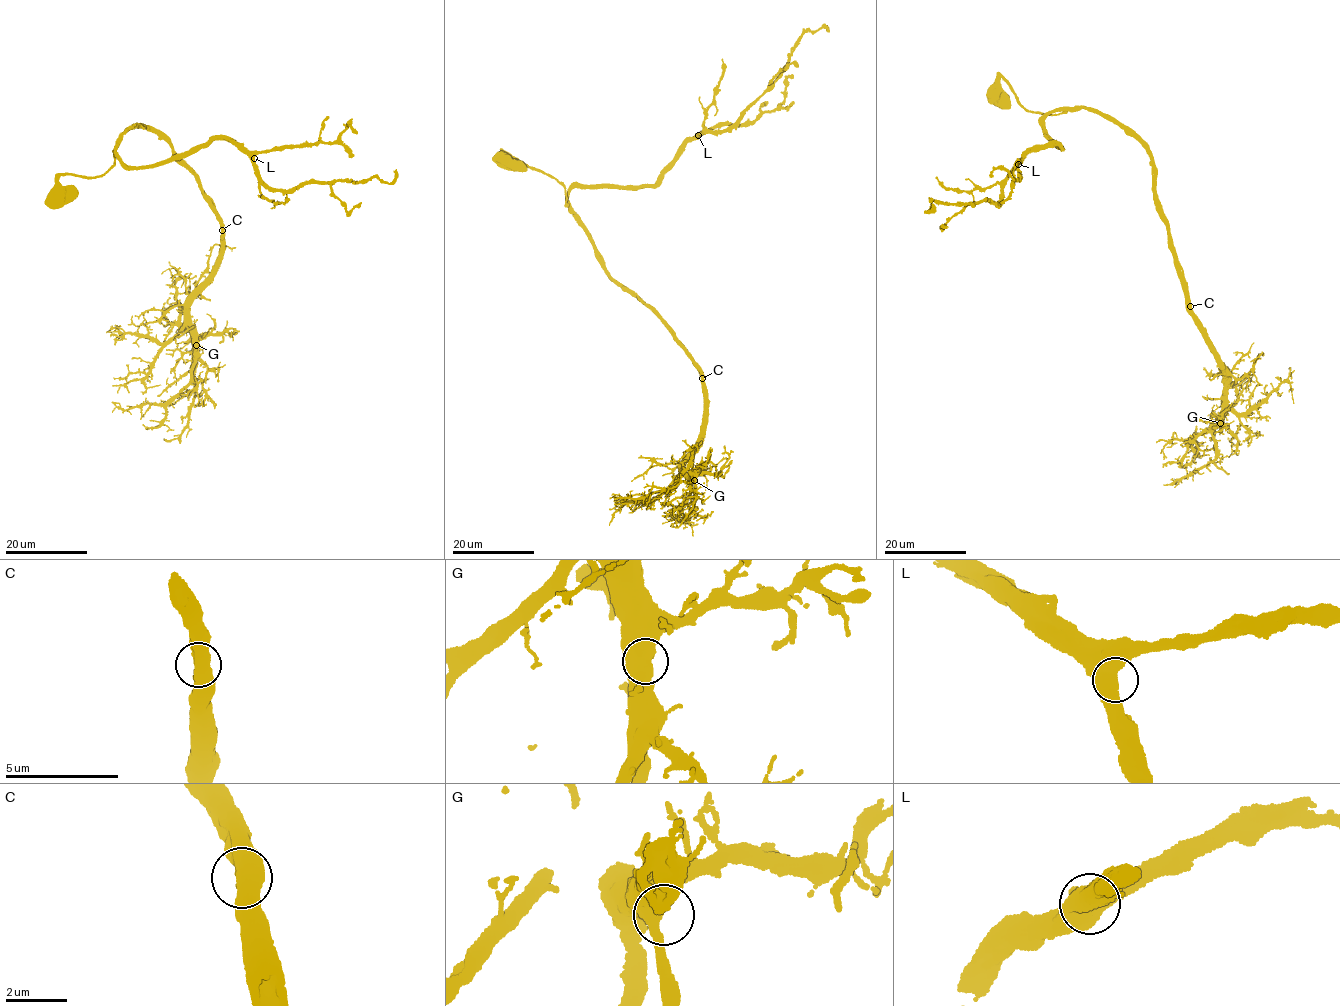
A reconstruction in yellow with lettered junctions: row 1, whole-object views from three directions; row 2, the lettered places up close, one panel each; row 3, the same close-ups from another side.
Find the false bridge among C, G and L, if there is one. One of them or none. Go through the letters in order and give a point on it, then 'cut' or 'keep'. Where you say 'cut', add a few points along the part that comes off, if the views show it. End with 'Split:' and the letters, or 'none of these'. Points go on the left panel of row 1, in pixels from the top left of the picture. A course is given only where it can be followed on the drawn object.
C: at (222, 230); keep
G: at (196, 345); keep
L: at (254, 158); keep
Split: none of these

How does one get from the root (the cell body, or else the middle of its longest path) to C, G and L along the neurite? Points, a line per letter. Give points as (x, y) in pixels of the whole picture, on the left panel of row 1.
C: (58, 195), (61, 175), (106, 172), (121, 133), (136, 124), (169, 144), (194, 174), (222, 230)
G: (58, 195), (61, 175), (113, 166), (132, 125), (169, 144), (221, 228), (218, 267), (190, 305), (196, 345)
L: (58, 195), (61, 175), (99, 176), (114, 165), (116, 150), (126, 165), (161, 165), (223, 137), (254, 158)

